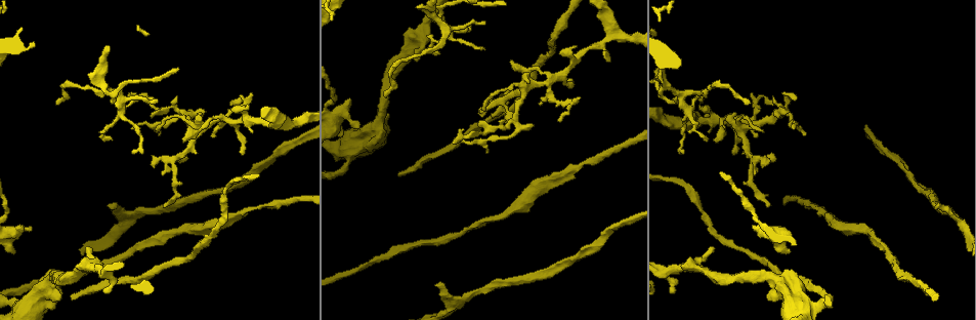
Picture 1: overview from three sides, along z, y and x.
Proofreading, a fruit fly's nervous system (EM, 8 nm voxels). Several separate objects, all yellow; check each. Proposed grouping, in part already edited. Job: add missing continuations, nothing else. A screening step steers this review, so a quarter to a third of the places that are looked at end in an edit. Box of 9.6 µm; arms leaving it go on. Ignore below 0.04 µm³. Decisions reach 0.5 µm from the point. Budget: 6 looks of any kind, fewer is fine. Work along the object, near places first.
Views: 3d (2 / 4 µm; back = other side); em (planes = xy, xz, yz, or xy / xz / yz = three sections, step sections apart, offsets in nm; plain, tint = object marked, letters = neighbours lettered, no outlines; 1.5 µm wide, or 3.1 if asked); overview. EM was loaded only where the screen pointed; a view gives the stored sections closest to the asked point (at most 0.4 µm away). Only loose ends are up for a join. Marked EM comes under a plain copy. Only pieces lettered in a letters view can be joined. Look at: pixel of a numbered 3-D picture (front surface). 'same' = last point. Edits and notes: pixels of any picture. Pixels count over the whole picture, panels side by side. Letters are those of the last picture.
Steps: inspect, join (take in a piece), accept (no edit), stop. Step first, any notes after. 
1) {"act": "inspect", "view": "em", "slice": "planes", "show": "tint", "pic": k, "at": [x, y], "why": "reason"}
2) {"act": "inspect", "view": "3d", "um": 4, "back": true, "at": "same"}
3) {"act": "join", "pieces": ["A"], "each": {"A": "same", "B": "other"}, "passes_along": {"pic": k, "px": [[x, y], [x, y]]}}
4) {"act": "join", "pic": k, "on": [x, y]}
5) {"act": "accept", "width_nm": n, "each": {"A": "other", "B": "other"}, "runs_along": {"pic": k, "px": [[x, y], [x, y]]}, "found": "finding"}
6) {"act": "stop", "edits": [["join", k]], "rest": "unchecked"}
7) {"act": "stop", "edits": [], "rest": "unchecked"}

{"act": "inspect", "view": "3d", "um": 2, "pic": 1, "at": [351, 100]}

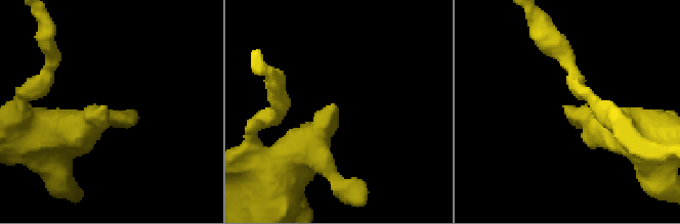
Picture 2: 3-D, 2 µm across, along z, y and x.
{"act": "inspect", "view": "em", "slice": "planes", "show": "tint", "pic": 2, "at": [566, 105]}

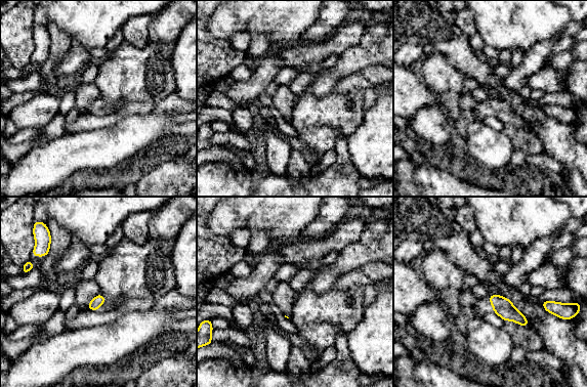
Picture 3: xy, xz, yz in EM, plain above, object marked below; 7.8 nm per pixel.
{"act": "inspect", "view": "em", "slice": "planes", "show": "letters", "at": "same", "why": "see the neighbours"}

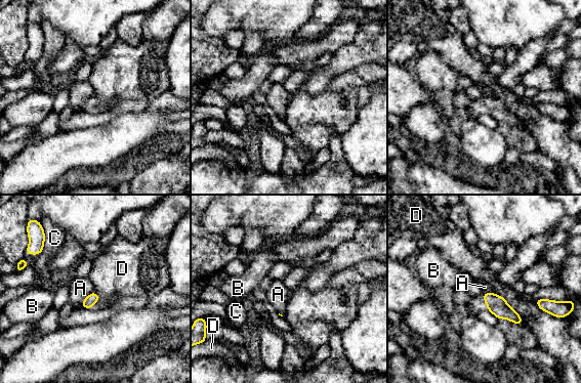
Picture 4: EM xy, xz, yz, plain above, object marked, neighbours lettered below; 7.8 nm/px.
{"act": "accept", "each": {"A": "other", "B": "other", "C": "other", "D": "other"}, "border": {"pic": 4, "px": [[93, 291], [83, 300], [81, 306]]}, "found": "no lettered piece goes on from it"}

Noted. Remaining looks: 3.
{"act": "inspect", "view": "em", "slice": "xz", "step": 8, "show": "letters", "pic": 1, "at": [400, 173]}

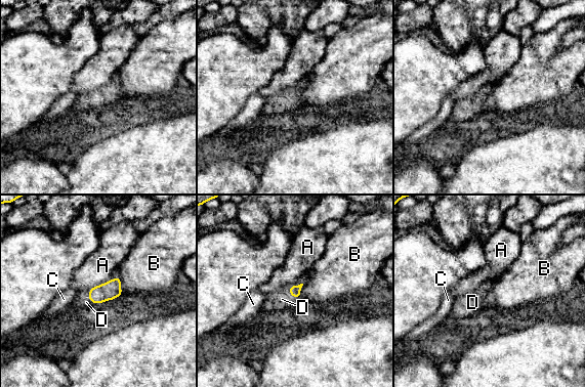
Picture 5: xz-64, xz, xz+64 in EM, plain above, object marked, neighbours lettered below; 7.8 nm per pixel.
{"act": "join", "pieces": ["D"], "longest_contact_nm": ["A", 240], "each": {"A": "other", "B": "other", "C": "other", "D": "same"}, "passes_along": {"pic": 5, "px": [[294, 290], [289, 288], [282, 299]]}, "found": "it goes on there"}

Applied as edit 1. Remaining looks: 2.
{"act": "inspect", "view": "em", "slice": "yz", "step": 4, "show": "tint", "pic": 1, "at": [935, 207], "why": "branch stops here"}

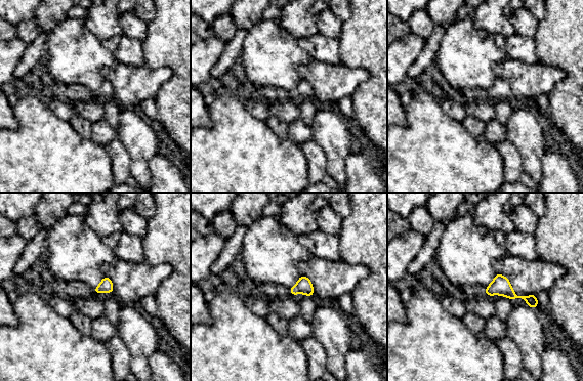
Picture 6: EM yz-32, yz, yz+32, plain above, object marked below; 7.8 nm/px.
{"act": "inspect", "view": "em", "slice": "xz", "step": 8, "show": "letters", "at": "same", "why": "cut it another way"}

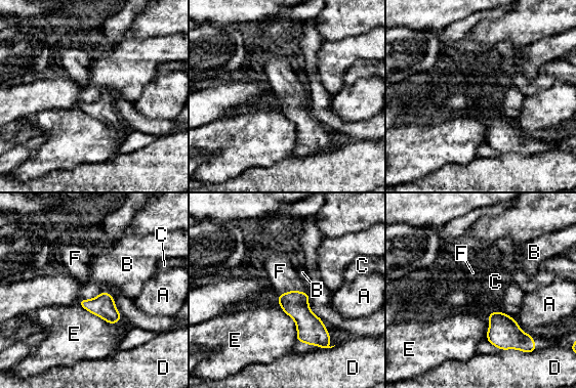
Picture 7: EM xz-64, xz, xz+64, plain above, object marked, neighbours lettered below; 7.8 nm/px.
{"act": "join", "pieces": ["F"], "each": {"A": "other", "B": "other", "C": "other", "D": "other", "E": "other", "F": "same"}, "passes_along": {"pic": 7, "px": [[295, 304], [286, 293], [281, 273]]}, "found": "it goes on there"}

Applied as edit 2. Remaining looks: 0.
{"act": "stop", "edits": [["join", 5], ["join", 7]], "rest": "unchecked"}

